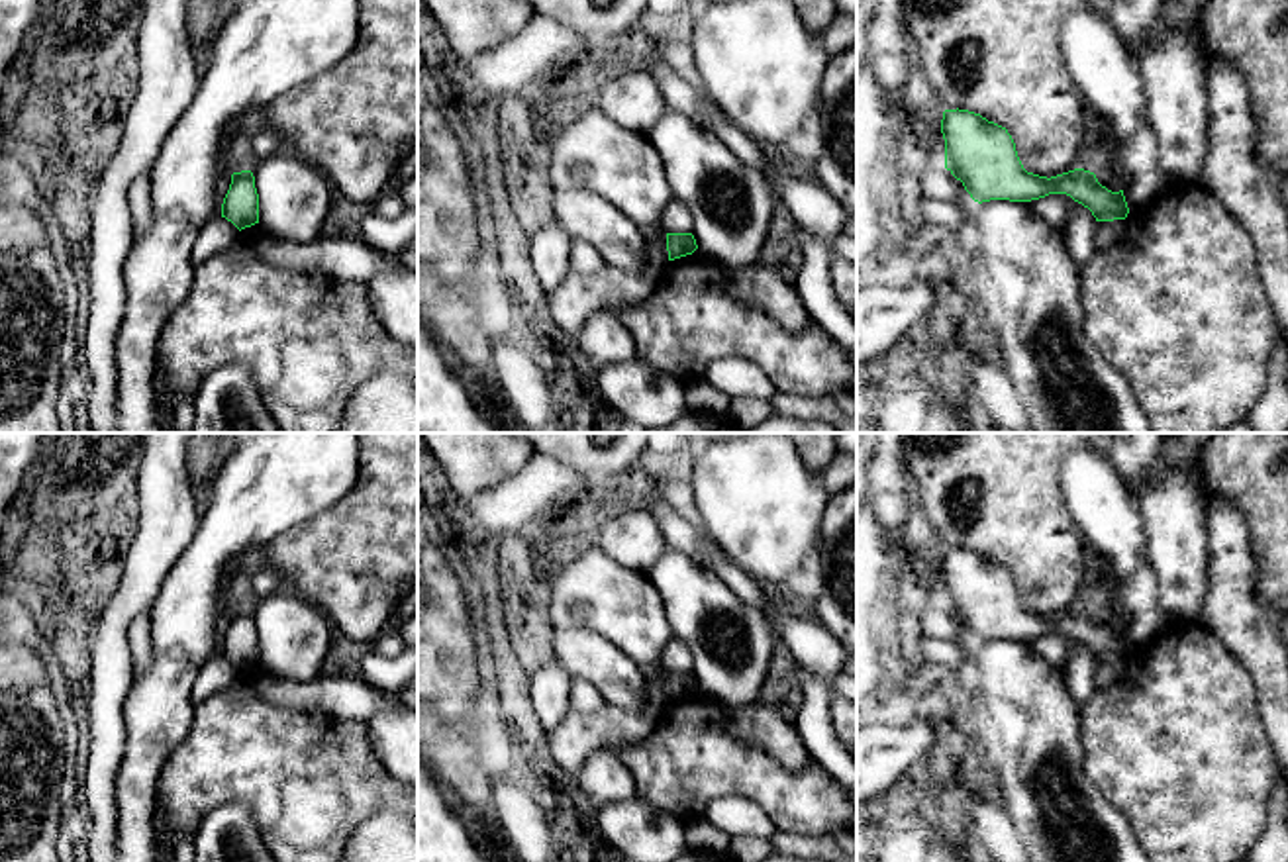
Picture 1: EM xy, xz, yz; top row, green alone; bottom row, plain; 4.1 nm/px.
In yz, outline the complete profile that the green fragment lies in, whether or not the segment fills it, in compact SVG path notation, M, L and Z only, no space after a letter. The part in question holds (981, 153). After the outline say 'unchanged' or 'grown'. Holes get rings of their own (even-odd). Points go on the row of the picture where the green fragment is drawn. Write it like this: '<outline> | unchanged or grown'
M945 110L941 120L945 168L978 204L990 200L1031 202L1066 194L1092 212L1096 221L1125 219L1123 190L1102 186L1094 172L1074 168L1057 176L1027 172L1006 127L968 110Z | unchanged

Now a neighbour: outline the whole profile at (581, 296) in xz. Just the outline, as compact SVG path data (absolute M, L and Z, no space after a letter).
M663 235L649 241L649 264L639 274L606 264L592 274L570 272L555 292L547 294L557 327L576 337L594 313L637 306L655 290L667 263L667 235Z

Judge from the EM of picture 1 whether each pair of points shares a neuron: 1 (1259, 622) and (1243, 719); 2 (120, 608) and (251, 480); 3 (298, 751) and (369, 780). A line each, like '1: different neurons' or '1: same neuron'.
1: different neurons
2: different neurons
3: same neuron

